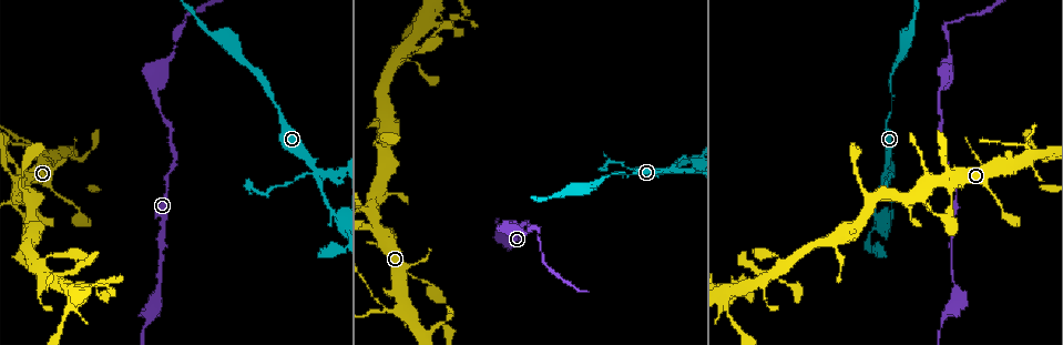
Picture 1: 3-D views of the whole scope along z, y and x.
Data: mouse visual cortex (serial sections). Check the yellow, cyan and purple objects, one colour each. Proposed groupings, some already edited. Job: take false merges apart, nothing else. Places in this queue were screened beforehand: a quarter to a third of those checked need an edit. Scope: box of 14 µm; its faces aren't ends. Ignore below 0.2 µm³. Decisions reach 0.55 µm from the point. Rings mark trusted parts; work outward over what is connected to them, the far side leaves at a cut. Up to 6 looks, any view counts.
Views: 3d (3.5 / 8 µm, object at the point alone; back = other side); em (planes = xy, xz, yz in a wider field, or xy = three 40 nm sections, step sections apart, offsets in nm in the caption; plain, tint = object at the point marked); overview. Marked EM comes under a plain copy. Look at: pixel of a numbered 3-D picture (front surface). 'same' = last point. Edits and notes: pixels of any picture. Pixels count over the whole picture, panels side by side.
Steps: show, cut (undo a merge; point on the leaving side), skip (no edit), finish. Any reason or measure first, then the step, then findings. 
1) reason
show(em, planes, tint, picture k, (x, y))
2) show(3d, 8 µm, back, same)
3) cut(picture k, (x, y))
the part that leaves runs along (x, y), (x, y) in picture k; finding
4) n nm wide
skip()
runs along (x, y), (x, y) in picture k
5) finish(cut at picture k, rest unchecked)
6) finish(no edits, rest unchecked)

arms part here
show(3d, 3.5 µm, picture 1, (884, 172))

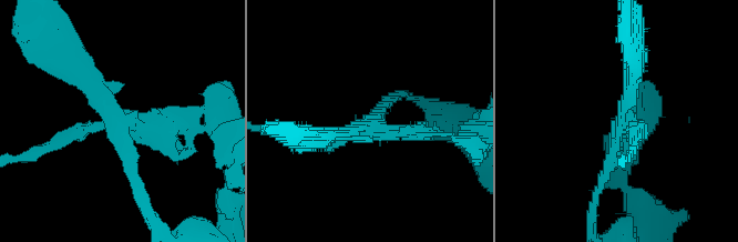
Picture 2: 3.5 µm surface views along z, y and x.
skip()
all the same cell

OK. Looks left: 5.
calibre changes
show(3d, 3.5 µm, picture 1, (152, 86))

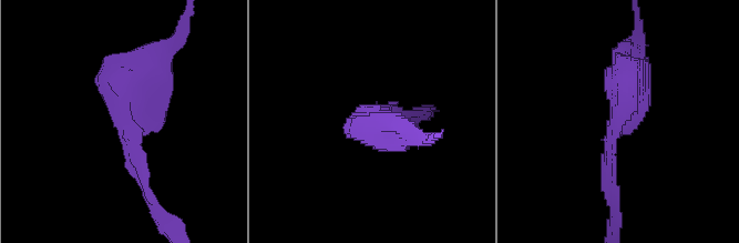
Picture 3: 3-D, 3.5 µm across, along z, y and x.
show(em, xy, step 2, tint, picture 3, (126, 127))

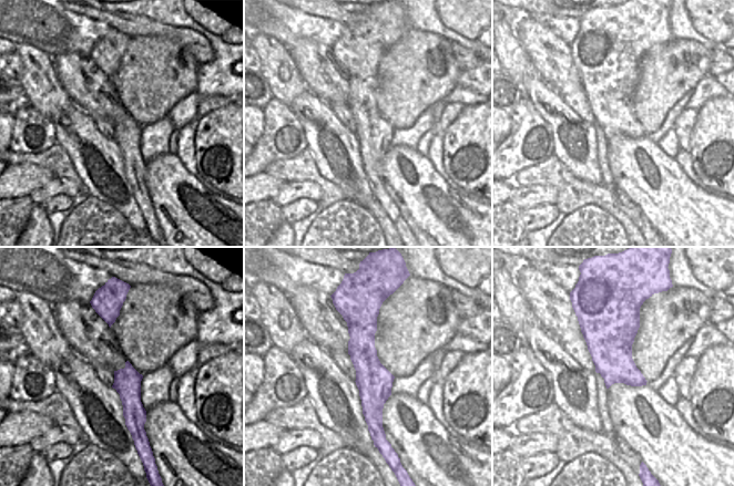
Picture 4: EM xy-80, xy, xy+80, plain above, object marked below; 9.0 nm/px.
skip()
runs along (359, 313), (377, 428) in picture 4; one cell here

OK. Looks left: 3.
sharp bend
show(3d, 8 µm, back, picture 1, (945, 24))

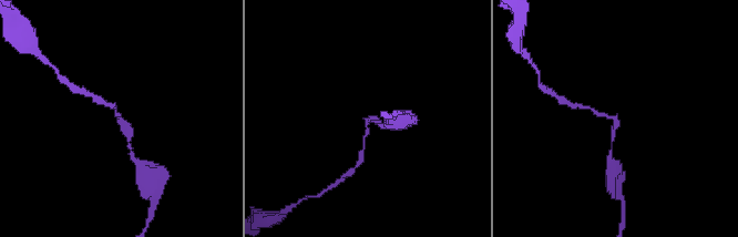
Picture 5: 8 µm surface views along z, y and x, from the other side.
arms of 100, 150 nm; now the EM
show(em, xy, step 5, tint, picture 5, (369, 121))

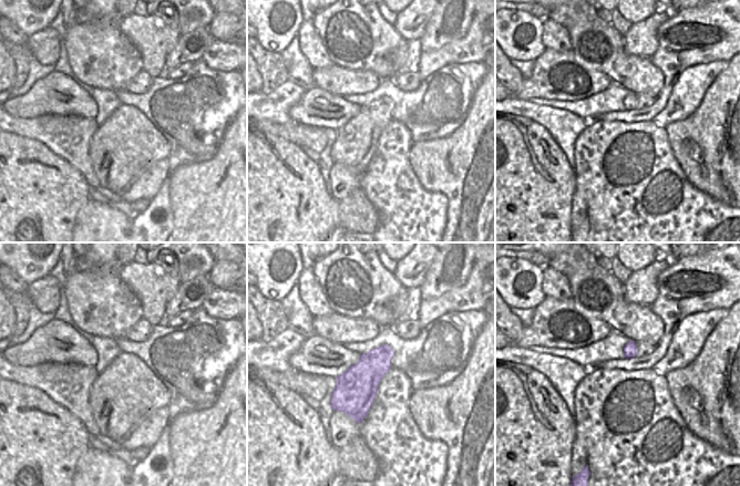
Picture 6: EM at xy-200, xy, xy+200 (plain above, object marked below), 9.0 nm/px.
skip()
runs along (131, 148), (114, 106) in picture 5; one cell here

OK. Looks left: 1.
finish(no edits, rest unchecked)

